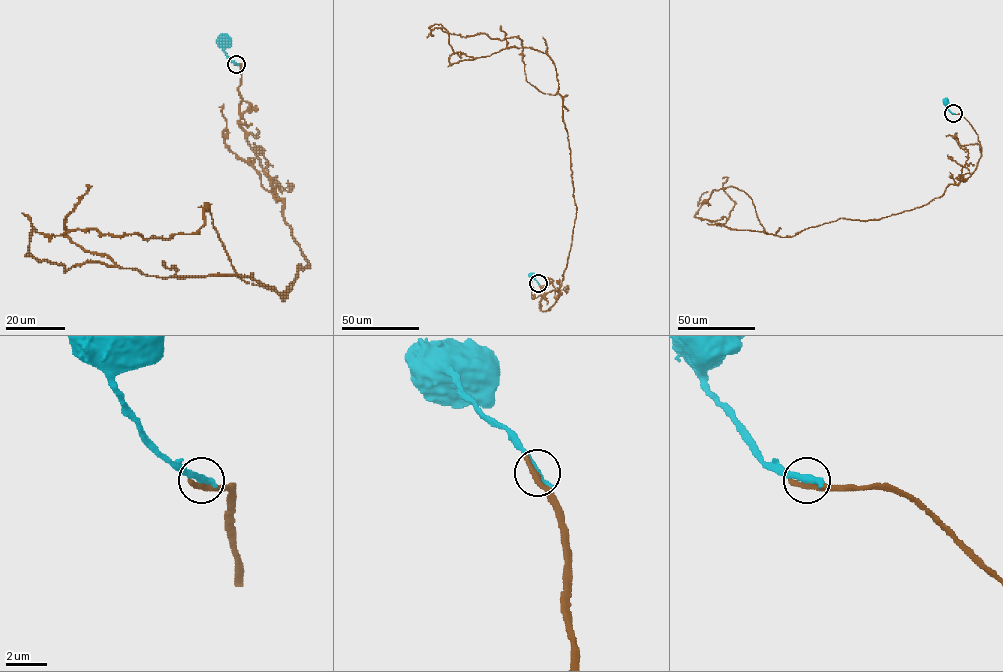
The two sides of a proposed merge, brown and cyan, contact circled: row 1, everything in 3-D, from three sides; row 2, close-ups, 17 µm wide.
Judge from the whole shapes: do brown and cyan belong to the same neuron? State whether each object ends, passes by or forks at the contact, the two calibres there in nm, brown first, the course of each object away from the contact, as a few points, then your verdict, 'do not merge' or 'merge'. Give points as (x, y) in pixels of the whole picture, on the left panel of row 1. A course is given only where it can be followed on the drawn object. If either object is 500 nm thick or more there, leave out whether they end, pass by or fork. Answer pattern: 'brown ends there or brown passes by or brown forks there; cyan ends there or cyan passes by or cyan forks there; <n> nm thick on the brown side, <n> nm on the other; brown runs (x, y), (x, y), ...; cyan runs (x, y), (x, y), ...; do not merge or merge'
brown ends there; cyan ends there; 400 nm thick on the brown side, 420 nm on the other; brown runs (236, 64), (240, 126), (308, 261), (284, 299), (236, 275), (207, 204), (168, 239), (47, 235), (21, 213); cyan runs (236, 64), (223, 50), (223, 40); do not merge

